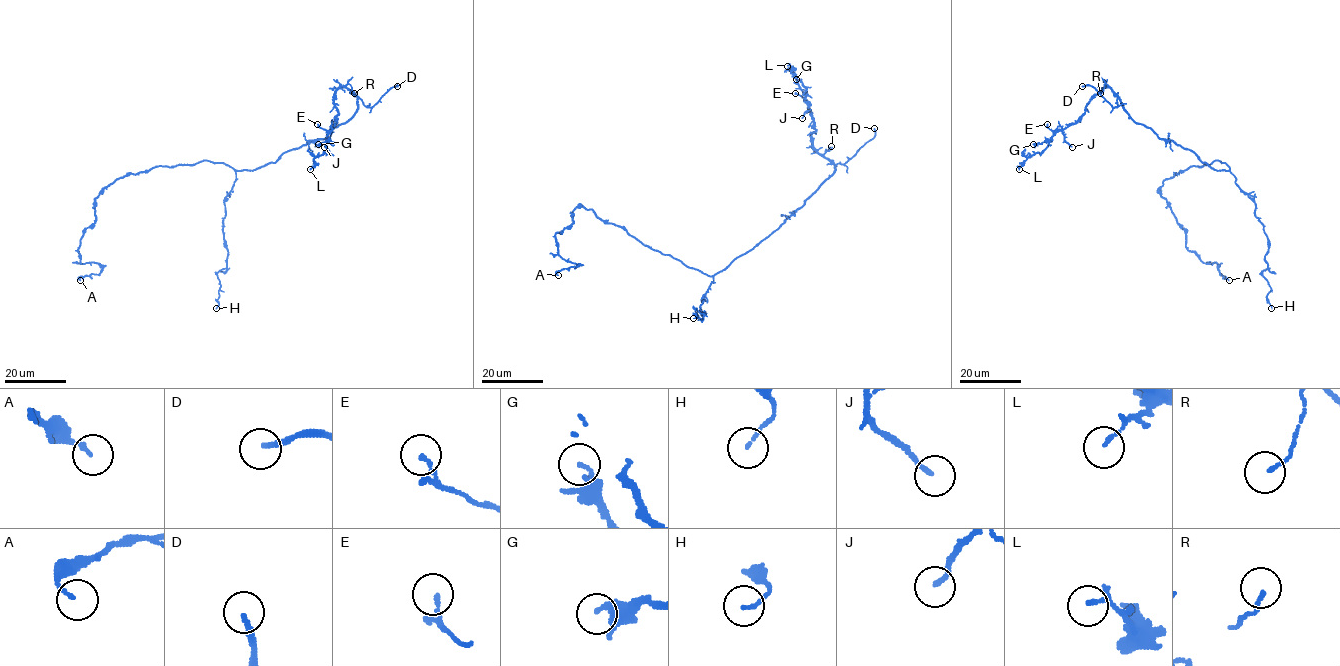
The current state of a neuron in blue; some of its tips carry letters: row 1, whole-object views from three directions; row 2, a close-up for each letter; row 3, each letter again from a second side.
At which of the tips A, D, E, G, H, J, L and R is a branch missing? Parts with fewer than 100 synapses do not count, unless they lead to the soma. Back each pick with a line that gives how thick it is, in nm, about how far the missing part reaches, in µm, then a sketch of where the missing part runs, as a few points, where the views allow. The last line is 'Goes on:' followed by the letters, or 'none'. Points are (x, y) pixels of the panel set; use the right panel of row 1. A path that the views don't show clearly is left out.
D: 200 nm thick; about 10 µm are missing; missing branch runs (1082, 86), (1075, 77), (1075, 69), (1076, 72)
Goes on: D

